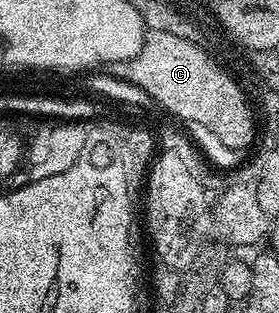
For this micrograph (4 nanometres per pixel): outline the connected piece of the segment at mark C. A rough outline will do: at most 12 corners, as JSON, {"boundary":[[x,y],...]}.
{"boundary":[[150,33],[119,79],[204,123],[235,153],[252,137],[240,91],[182,37]]}

